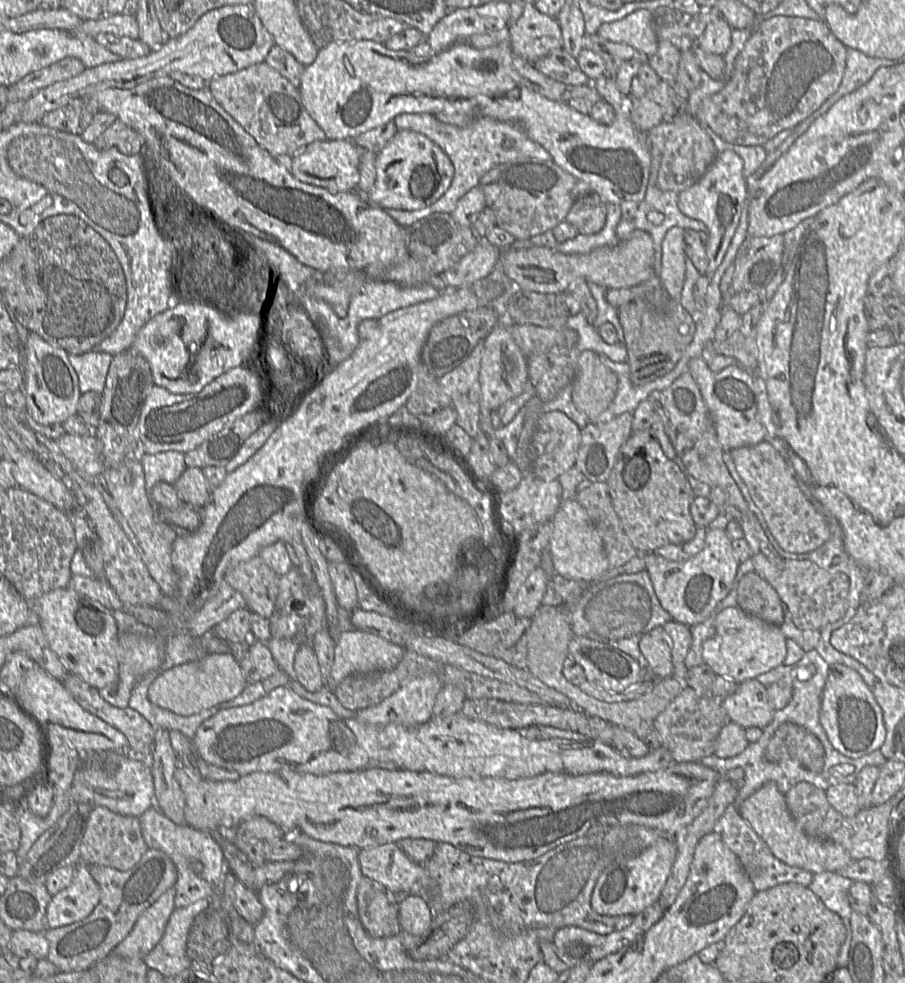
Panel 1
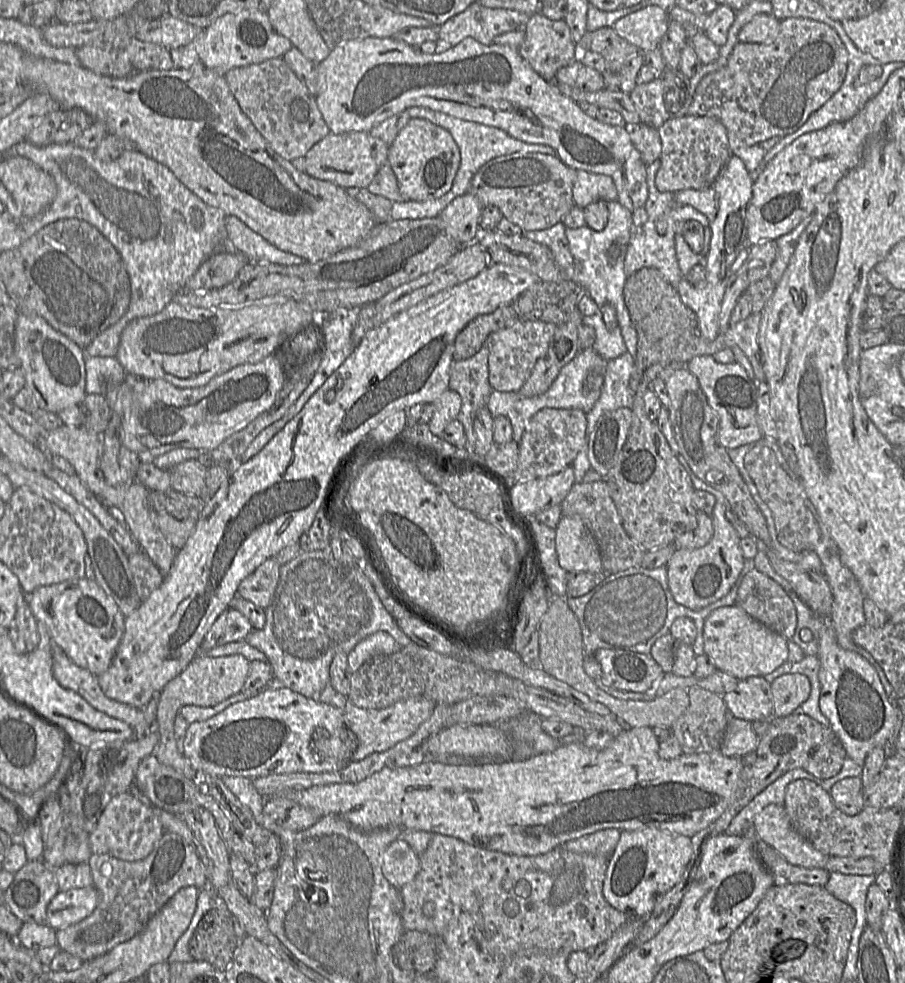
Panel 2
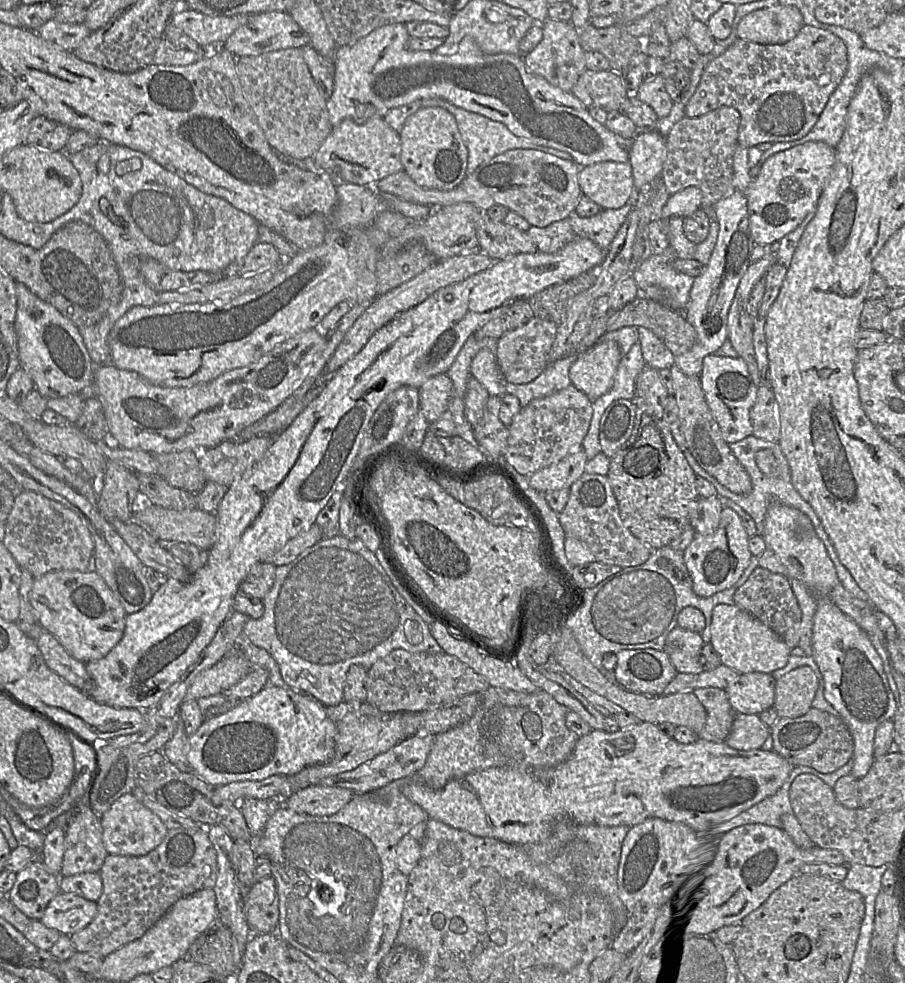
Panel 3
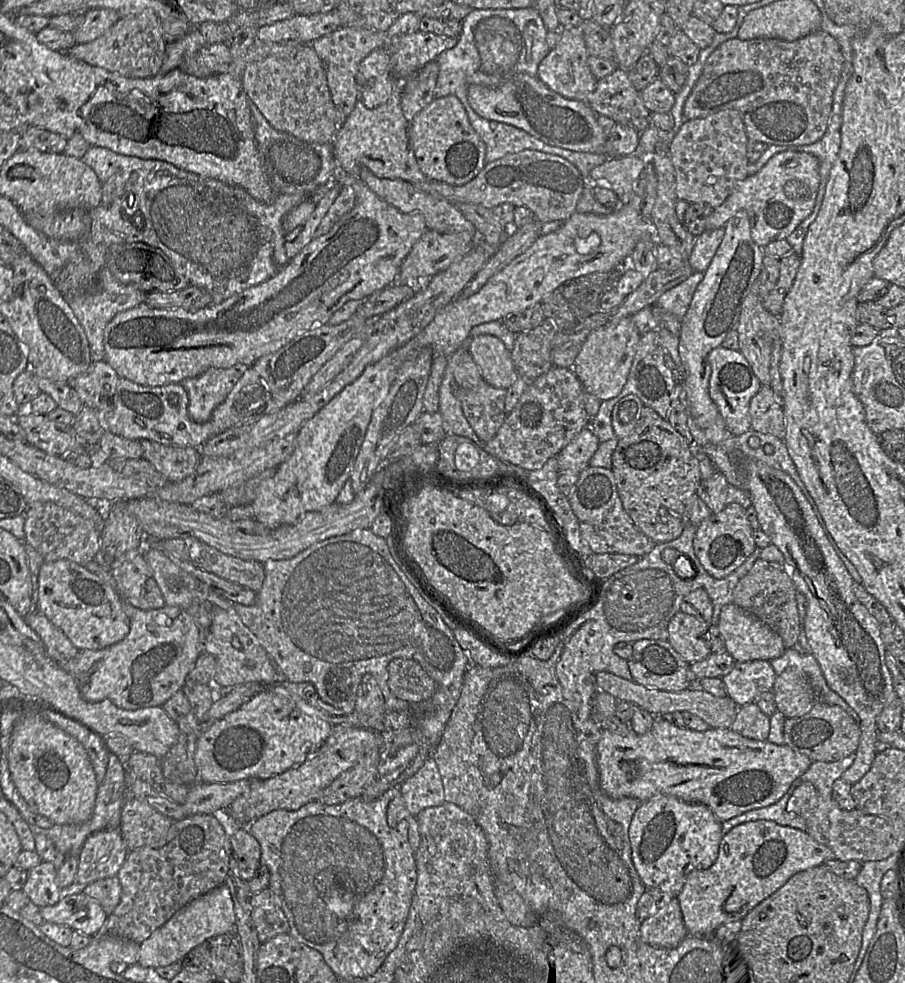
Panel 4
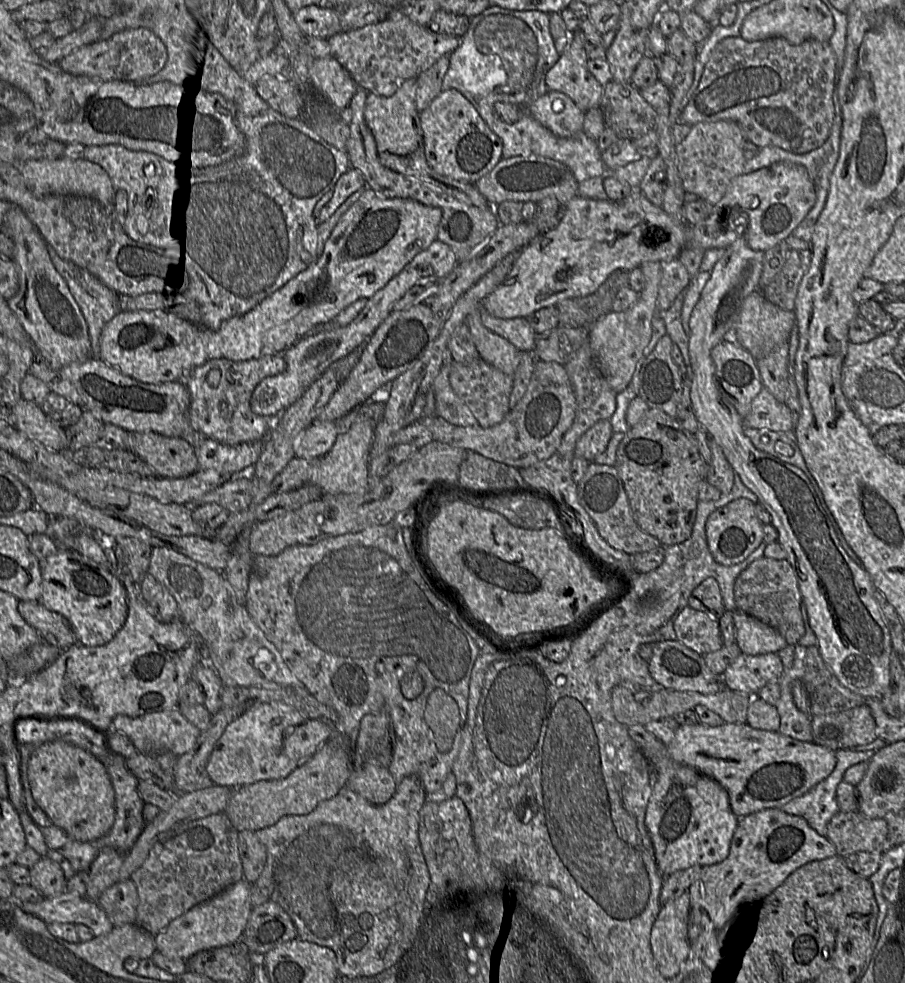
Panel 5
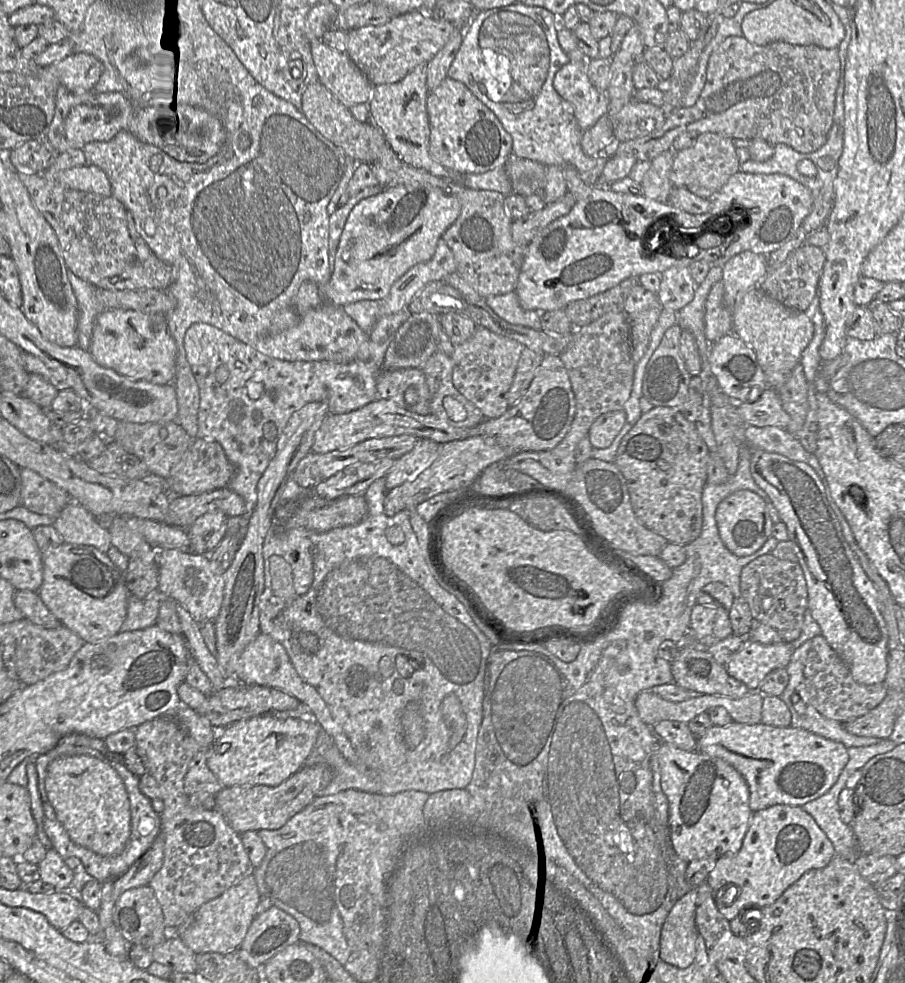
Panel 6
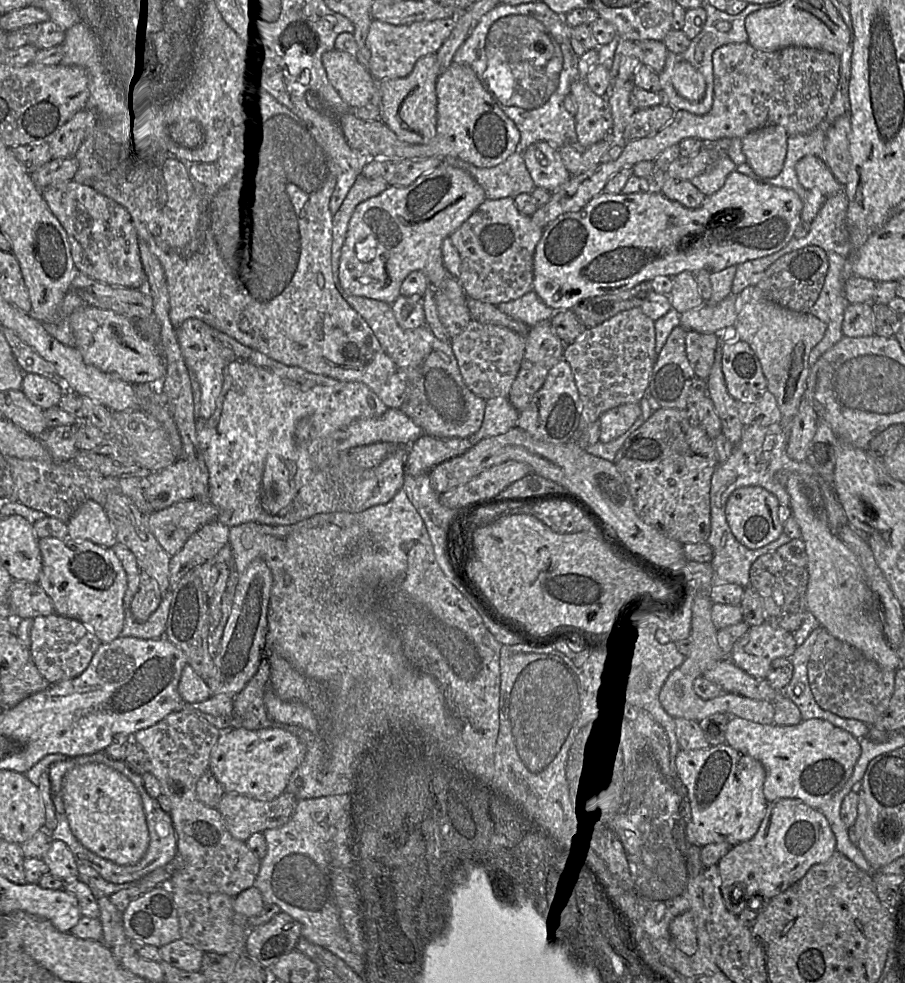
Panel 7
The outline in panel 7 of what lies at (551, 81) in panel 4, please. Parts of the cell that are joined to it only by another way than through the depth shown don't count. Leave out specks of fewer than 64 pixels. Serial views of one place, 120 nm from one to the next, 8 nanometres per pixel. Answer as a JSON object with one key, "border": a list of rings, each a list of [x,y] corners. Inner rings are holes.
{"border":[[[577,78],[571,83],[570,94],[577,104],[574,118],[578,146],[585,149],[612,130],[612,113],[607,98],[595,94],[584,79]]]}

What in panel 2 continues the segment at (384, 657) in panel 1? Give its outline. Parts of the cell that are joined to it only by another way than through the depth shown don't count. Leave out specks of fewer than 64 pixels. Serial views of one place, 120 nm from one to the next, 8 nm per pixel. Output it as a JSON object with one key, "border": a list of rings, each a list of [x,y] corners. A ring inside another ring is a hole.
{"border":[[[385,632],[373,633],[360,642],[347,654],[347,670],[354,674],[366,661],[375,655],[392,654],[401,647]]]}

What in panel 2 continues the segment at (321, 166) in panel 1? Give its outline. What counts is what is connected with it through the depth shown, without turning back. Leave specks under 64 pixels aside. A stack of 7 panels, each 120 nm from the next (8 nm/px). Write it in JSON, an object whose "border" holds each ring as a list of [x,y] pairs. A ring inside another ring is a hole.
{"border":[[[348,132],[343,134],[329,133],[313,145],[304,156],[304,172],[318,180],[331,182],[343,189],[367,188],[374,176],[387,163],[389,146],[381,139],[372,137],[369,132]]]}

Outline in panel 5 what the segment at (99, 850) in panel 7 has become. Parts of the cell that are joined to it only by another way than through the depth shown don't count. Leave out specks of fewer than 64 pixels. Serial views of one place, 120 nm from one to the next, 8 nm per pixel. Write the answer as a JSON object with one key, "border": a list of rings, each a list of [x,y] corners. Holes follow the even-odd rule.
{"border":[[[48,741],[31,749],[27,777],[32,796],[52,823],[70,837],[90,842],[112,828],[116,809],[115,793],[105,767],[85,750],[63,741]]]}

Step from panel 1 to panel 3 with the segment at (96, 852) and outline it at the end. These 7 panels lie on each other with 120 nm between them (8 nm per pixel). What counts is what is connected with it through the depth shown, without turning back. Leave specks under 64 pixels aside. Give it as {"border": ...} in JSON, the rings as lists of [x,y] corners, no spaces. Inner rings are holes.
{"border":[[[131,792],[119,797],[101,815],[102,839],[109,854],[121,856],[144,856],[158,847],[168,829],[161,819],[145,807]]]}

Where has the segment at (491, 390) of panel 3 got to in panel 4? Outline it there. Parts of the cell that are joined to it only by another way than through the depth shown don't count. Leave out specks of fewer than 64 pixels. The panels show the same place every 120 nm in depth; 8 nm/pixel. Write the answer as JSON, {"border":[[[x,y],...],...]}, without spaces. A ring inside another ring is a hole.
{"border":[[[487,334],[474,337],[469,352],[489,385],[507,390],[518,380],[511,350],[499,338]]]}

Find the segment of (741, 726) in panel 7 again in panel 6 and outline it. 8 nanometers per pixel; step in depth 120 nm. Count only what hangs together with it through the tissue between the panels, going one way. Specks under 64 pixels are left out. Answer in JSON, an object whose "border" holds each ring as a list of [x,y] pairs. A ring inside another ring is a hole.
{"border":[[[761,722],[713,725],[705,733],[697,736],[697,751],[721,758],[743,776],[749,789],[749,807],[752,812],[775,804],[802,806],[822,796],[836,782],[849,759],[848,748],[840,742],[826,739],[802,728],[774,727]]]}

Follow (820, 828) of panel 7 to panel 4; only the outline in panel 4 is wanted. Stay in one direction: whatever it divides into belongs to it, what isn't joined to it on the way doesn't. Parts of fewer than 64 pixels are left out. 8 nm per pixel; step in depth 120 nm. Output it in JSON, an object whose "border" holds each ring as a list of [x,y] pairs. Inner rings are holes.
{"border":[[[756,820],[756,821],[749,821],[742,824],[739,824],[732,829],[730,829],[727,833],[725,833],[720,841],[718,856],[715,862],[704,870],[694,870],[690,874],[686,875],[685,883],[683,888],[676,896],[685,928],[687,930],[688,936],[709,936],[715,932],[715,930],[721,926],[722,924],[742,920],[743,917],[756,905],[762,902],[764,899],[769,897],[775,891],[777,891],[782,885],[784,885],[787,880],[792,877],[794,874],[807,870],[816,866],[822,865],[826,861],[831,861],[836,859],[834,853],[825,845],[818,843],[815,841],[810,835],[806,833],[806,831],[802,831],[800,829],[781,826],[773,821],[770,820]]]}

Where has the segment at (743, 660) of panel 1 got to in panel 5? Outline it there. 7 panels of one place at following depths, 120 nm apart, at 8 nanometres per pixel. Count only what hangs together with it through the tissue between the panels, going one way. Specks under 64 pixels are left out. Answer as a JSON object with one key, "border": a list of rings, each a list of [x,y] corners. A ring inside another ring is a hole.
{"border":[[[738,609],[733,611],[733,623],[735,643],[741,653],[777,653],[787,645],[785,639],[774,628]]]}

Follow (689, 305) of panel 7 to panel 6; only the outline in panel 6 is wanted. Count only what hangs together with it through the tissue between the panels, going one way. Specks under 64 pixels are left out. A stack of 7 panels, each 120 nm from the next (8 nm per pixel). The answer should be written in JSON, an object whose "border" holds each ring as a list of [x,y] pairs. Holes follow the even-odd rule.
{"border":[[[671,267],[660,276],[657,298],[663,309],[678,311],[694,299],[696,284],[688,268]]]}

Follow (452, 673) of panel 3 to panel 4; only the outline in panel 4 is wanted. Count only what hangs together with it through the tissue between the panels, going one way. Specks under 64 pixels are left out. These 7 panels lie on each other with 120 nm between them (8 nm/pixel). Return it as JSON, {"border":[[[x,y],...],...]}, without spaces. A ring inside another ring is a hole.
{"border":[[[395,658],[388,665],[388,686],[398,699],[409,703],[421,703],[432,698],[435,681],[414,660]]]}

